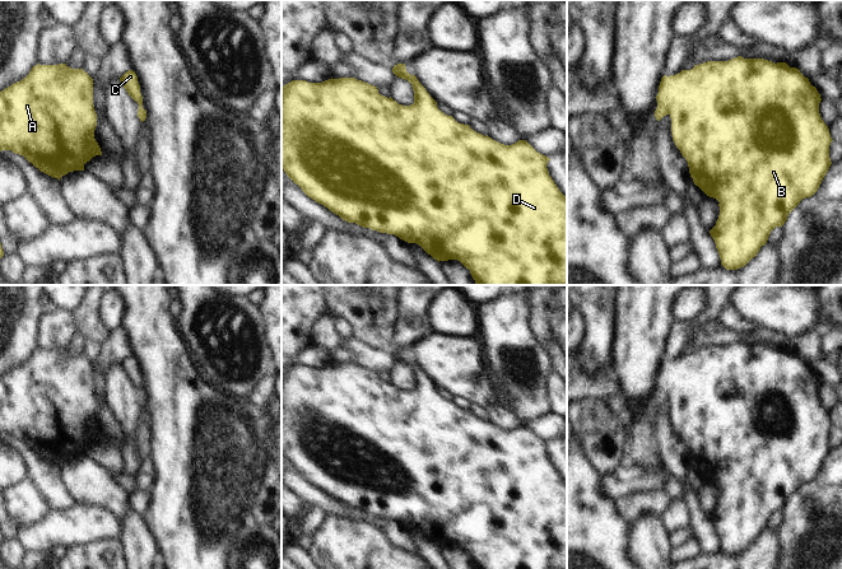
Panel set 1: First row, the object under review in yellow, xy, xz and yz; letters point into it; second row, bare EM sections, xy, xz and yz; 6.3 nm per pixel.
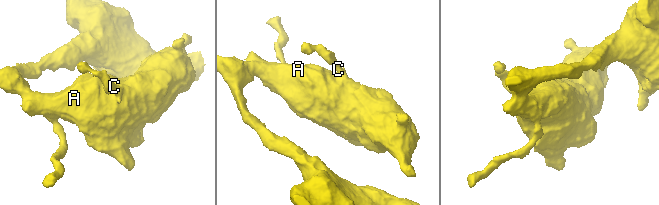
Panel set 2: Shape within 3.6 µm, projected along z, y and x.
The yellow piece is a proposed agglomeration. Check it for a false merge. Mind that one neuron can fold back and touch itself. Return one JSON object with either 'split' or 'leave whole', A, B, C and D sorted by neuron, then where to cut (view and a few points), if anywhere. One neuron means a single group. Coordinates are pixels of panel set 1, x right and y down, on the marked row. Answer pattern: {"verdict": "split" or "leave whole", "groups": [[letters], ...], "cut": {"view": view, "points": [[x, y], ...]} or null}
{"verdict": "leave whole", "groups": [["A", "B", "C", "D"]], "cut": null}

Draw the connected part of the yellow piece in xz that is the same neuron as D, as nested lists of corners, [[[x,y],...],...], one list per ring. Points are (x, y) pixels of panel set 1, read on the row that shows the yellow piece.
[[[397,64],[392,67],[392,73],[408,80],[414,90],[414,103],[410,106],[399,104],[391,97],[387,98],[378,93],[377,87],[364,83],[362,80],[357,80],[355,78],[339,78],[339,79],[329,79],[322,83],[308,83],[306,80],[292,80],[282,88],[282,169],[287,173],[287,176],[298,185],[302,191],[315,200],[316,202],[324,205],[334,214],[339,215],[343,220],[348,223],[355,223],[363,228],[369,228],[372,230],[377,230],[380,233],[394,234],[400,239],[408,243],[419,244],[428,255],[431,255],[434,260],[448,261],[457,260],[466,269],[470,270],[473,279],[475,280],[475,285],[567,285],[567,196],[564,196],[552,177],[549,176],[546,164],[550,160],[548,157],[538,153],[526,140],[518,140],[512,145],[501,144],[488,135],[484,136],[476,131],[474,131],[469,125],[459,123],[452,116],[445,115],[438,109],[437,102],[429,95],[425,88],[419,83],[415,75],[410,75],[406,71],[405,64]]]

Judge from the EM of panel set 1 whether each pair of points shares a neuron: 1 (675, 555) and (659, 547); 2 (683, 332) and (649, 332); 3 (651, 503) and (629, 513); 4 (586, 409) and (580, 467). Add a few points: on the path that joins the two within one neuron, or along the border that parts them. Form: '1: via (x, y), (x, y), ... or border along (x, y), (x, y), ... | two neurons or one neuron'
1: border along (673, 547), (669, 555) | two neurons
2: border along (675, 321), (666, 341), (664, 359) | two neurons
3: via (646, 503), (640, 503), (635, 508) | one neuron
4: border along (580, 441), (584, 453), (600, 472) | two neurons

